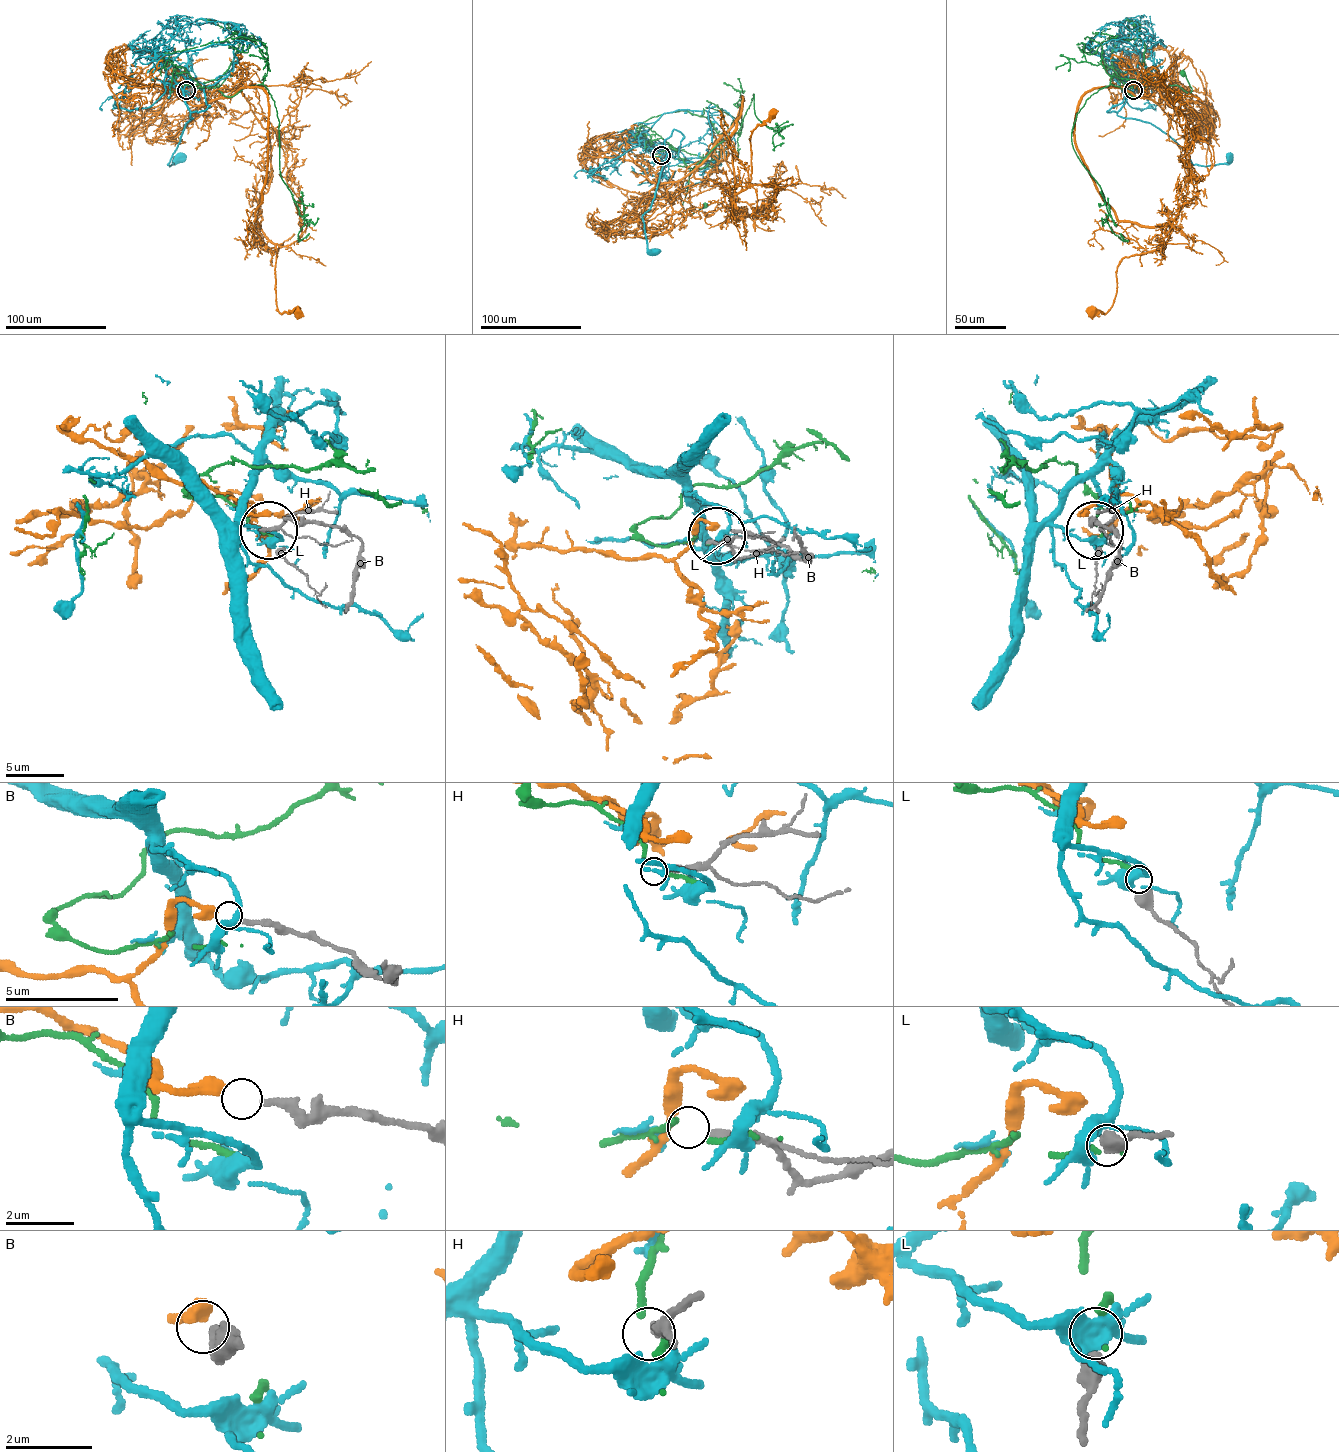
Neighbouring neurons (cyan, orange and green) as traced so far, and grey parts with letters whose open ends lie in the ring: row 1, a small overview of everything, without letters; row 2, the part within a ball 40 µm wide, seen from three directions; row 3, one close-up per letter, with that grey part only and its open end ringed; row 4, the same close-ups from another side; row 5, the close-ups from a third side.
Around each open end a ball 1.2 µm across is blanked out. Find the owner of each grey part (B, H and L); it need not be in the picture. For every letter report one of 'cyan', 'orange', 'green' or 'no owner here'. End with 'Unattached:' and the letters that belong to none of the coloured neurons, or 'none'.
B: orange
H: no owner here
L: green
Unattached: H

